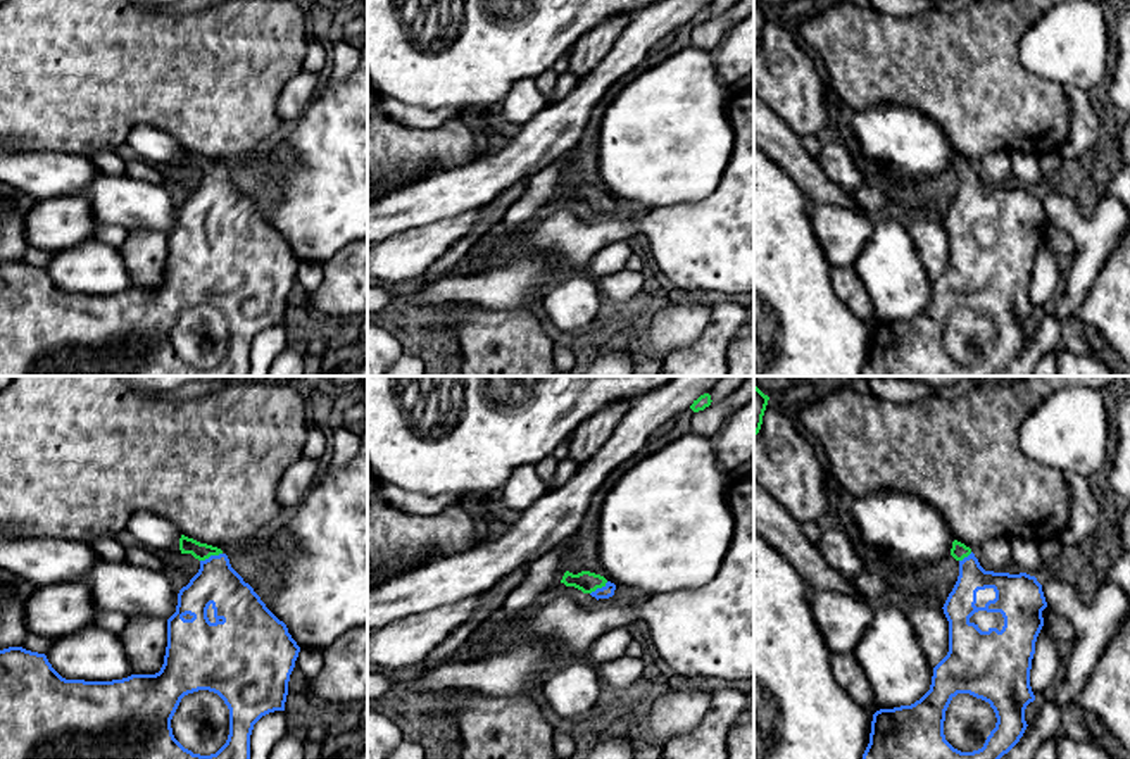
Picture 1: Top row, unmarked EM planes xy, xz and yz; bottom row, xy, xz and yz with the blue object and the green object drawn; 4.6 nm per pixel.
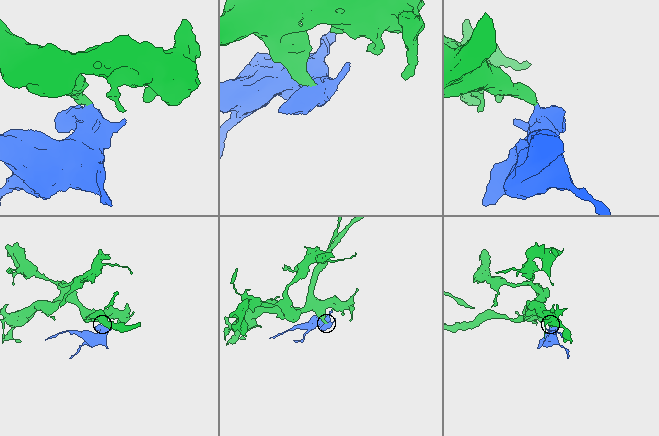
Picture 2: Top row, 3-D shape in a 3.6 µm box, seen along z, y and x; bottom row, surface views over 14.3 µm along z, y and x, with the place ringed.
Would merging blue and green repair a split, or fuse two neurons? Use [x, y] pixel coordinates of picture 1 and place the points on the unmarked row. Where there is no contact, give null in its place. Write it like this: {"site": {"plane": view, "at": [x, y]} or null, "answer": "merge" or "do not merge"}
{"site": {"plane": "xy", "at": [211, 169]}, "answer": "merge"}

